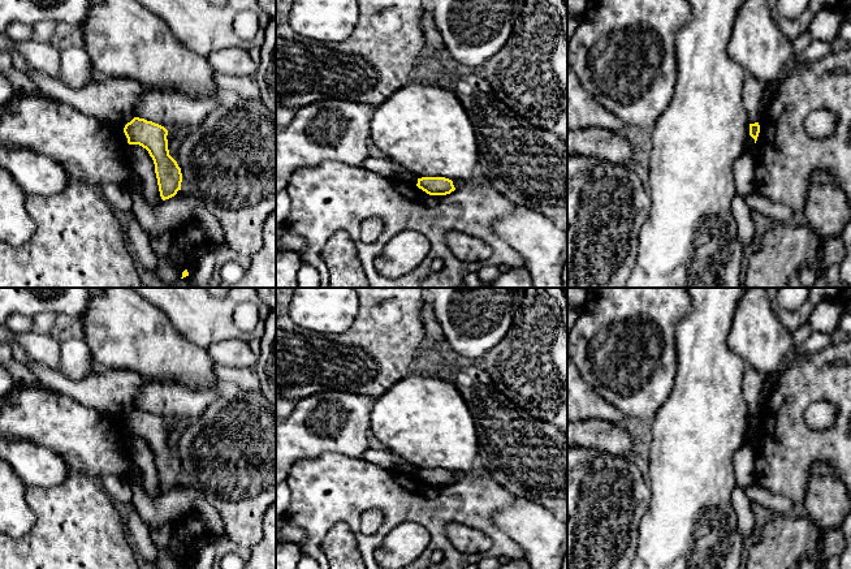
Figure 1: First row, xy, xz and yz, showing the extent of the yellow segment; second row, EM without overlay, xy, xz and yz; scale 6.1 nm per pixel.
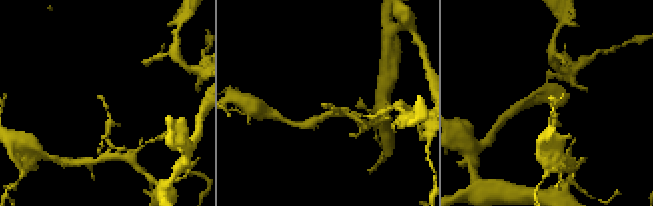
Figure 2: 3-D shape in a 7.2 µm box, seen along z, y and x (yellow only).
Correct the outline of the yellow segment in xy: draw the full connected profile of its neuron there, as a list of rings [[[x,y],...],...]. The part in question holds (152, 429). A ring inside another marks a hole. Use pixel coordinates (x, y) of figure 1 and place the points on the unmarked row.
[[[134,409],[124,419],[129,436],[146,440],[155,456],[159,483],[163,492],[181,482],[182,465],[177,453],[169,447],[168,422],[152,413]]]

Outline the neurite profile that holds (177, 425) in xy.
[[[173,417],[169,419],[170,432],[168,436],[169,447],[176,452],[182,431],[193,422],[194,418]]]

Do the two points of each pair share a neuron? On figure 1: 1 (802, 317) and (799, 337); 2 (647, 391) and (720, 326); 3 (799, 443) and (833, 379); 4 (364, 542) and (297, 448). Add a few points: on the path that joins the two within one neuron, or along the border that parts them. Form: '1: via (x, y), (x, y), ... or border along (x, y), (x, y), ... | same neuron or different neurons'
1: border along (807, 322), (793, 332) | different neurons
2: border along (675, 333), (675, 383), (669, 395) | different neurons
3: via (796, 425), (796, 406), (815, 388) | same neuron
4: border along (336, 452), (301, 460), (289, 473) | different neurons

